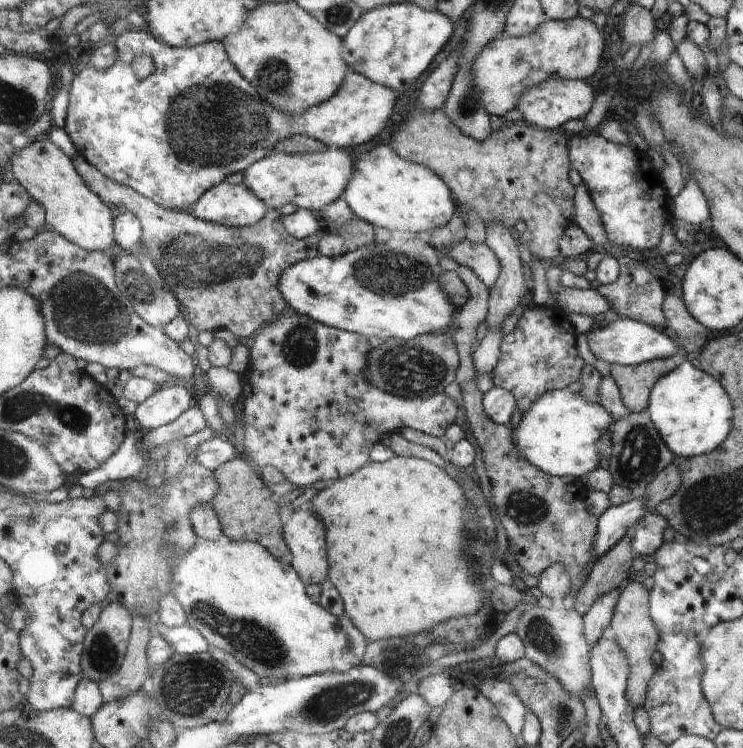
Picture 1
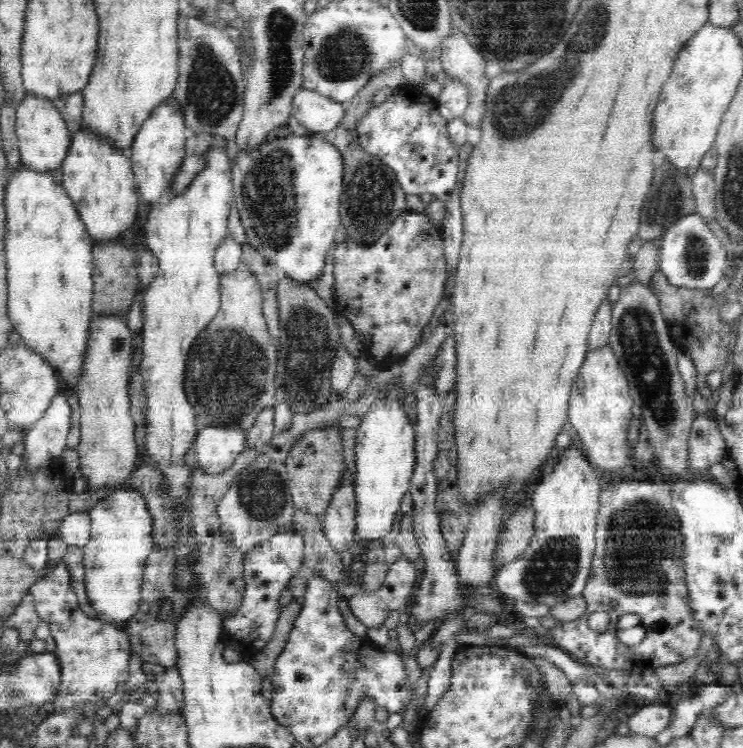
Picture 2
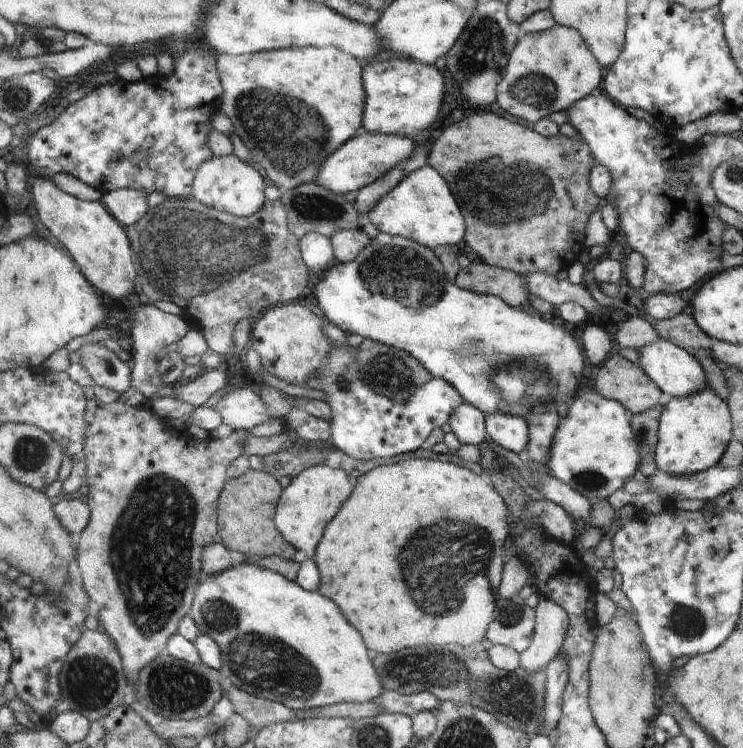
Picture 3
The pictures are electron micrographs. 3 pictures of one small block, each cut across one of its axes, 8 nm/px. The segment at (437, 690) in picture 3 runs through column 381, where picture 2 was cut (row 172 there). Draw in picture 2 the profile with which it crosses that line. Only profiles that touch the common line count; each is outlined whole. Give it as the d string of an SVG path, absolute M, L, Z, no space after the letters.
M666 158L666 164L660 164L654 172L654 180L652 180L652 188L644 200L644 208L642 208L642 224L640 224L640 232L638 236L642 236L644 242L660 242L662 236L668 232L668 228L690 216L690 214L696 214L698 208L696 208L696 196L694 196L694 188L692 188L692 178L684 172L678 172L674 168L674 164L668 162Z

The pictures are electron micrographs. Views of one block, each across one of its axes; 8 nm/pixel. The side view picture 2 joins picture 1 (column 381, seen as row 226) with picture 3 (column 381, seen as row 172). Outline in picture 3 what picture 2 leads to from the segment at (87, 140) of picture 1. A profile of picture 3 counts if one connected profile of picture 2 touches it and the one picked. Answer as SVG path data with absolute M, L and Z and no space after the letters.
M391 58L365 66L363 88L367 100L361 126L371 134L387 134L413 140L413 132L425 130L435 120L435 112L439 110L443 94L443 78L435 66Z

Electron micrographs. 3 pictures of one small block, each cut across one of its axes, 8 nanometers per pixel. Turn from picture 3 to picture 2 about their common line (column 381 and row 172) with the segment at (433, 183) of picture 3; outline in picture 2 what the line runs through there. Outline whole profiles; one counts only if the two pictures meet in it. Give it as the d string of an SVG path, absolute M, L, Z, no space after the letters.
M214 144L204 152L204 168L194 182L176 198L154 202L148 220L142 226L142 238L158 260L158 276L144 290L144 360L140 374L148 394L148 454L158 464L170 486L170 494L184 504L190 472L184 454L194 446L200 428L196 426L196 410L188 402L184 390L184 372L188 372L188 356L194 340L216 318L222 308L220 274L214 264L218 246L230 236L228 218L234 206L234 160L228 156L226 144Z

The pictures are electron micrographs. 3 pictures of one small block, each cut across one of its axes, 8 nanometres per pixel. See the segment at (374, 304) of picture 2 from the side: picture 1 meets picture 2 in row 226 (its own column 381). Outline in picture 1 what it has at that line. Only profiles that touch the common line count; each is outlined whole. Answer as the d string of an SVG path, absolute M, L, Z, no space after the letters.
M285 312L283 318L259 330L255 336L255 346L251 348L249 368L241 372L243 394L237 404L245 438L243 448L259 466L259 470L267 466L275 466L283 470L289 482L301 486L311 486L319 480L343 480L355 474L359 468L365 468L371 460L371 444L381 440L381 434L397 434L401 428L411 428L435 438L443 438L447 426L455 422L457 406L453 398L445 394L437 394L431 398L399 398L381 388L373 388L365 380L367 354L373 350L367 344L363 334L345 332L327 324L313 320L311 316L301 316L297 312Z

